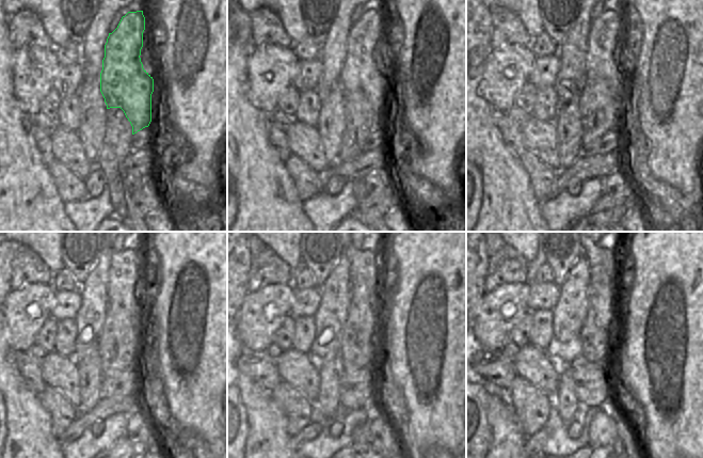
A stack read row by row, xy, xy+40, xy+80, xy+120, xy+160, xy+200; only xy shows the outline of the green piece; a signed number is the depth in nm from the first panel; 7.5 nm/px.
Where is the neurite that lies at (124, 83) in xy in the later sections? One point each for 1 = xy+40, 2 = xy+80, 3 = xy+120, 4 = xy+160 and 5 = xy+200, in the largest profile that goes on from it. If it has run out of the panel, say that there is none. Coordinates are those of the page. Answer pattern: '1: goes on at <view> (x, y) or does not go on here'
1: goes on at xy+40 (361, 72)
2: goes on at xy+80 (603, 41)
3: goes on at xy+120 (126, 265)
4: goes on at xy+160 (363, 264)
5: goes on at xy+200 (595, 255)

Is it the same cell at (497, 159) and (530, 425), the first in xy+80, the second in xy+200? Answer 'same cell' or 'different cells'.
different cells

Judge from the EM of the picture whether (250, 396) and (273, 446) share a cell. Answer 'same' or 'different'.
same

